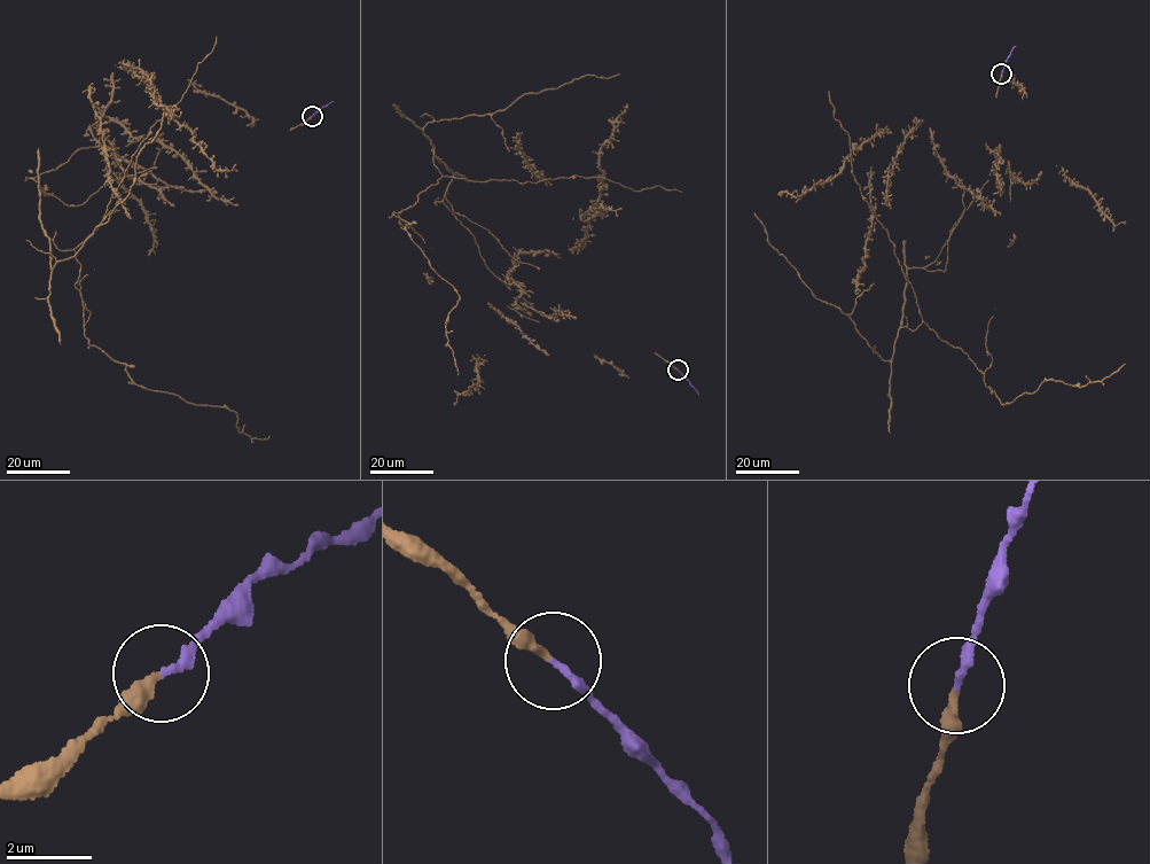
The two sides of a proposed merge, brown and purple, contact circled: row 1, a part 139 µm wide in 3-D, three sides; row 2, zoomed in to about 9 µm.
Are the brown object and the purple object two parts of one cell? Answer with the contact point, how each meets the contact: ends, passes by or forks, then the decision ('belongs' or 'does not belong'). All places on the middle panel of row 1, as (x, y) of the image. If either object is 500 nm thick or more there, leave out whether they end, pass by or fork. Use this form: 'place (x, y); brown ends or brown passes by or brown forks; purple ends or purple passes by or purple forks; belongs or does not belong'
place (678, 370); brown ends; purple ends; belongs

